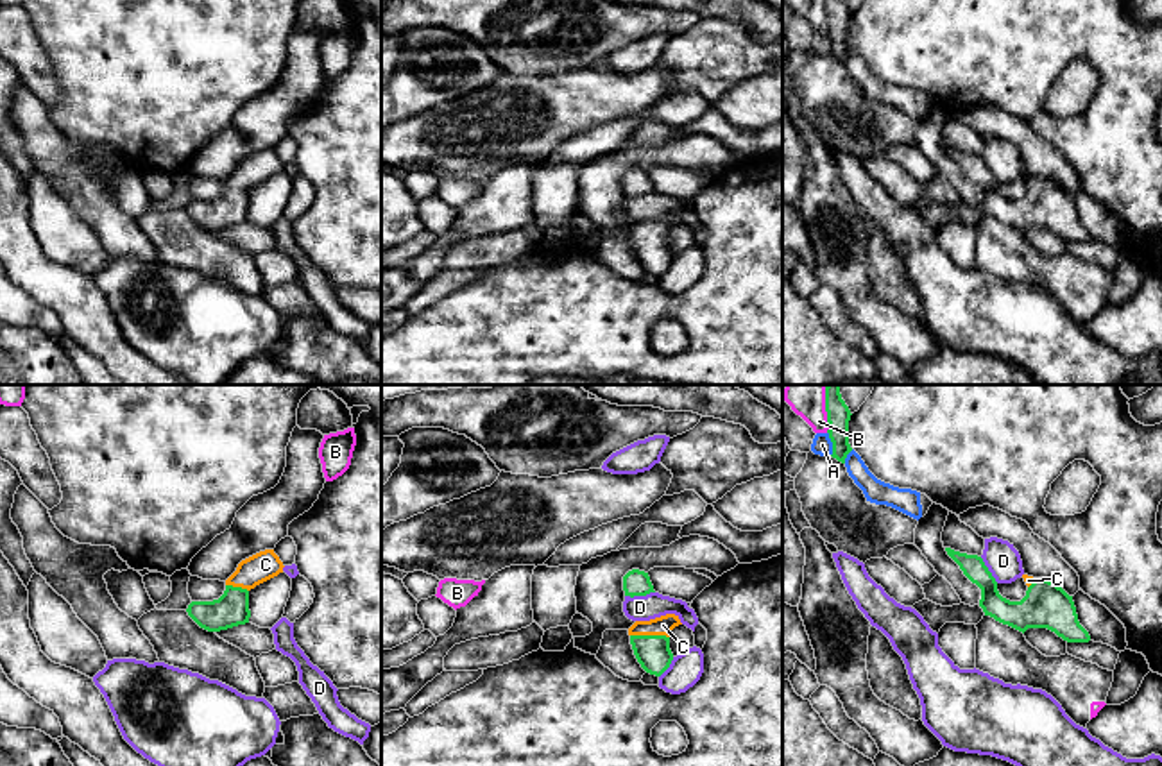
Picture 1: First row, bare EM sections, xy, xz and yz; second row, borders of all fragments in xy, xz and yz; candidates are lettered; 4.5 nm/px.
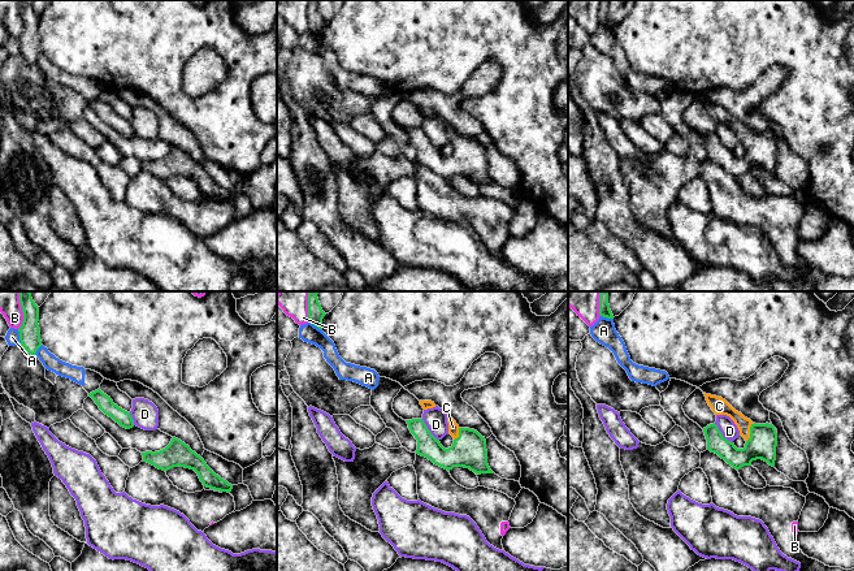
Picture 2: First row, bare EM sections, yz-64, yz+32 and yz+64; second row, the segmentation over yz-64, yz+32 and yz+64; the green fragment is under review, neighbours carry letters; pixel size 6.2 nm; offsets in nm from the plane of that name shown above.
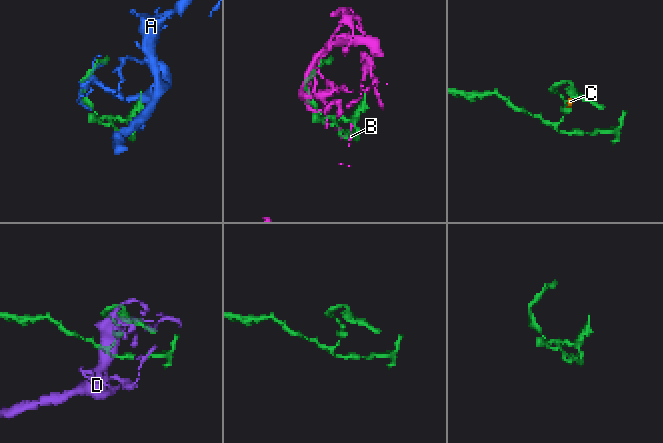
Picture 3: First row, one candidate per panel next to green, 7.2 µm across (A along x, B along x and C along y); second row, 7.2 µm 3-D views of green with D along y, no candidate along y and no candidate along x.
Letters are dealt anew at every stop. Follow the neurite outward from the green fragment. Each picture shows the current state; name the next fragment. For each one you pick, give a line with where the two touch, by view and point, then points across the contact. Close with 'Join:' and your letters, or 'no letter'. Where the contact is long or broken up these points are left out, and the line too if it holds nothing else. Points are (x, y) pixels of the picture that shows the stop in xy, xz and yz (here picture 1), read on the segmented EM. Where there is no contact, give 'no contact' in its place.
C: meets green in xz at (650, 636)
Join: C

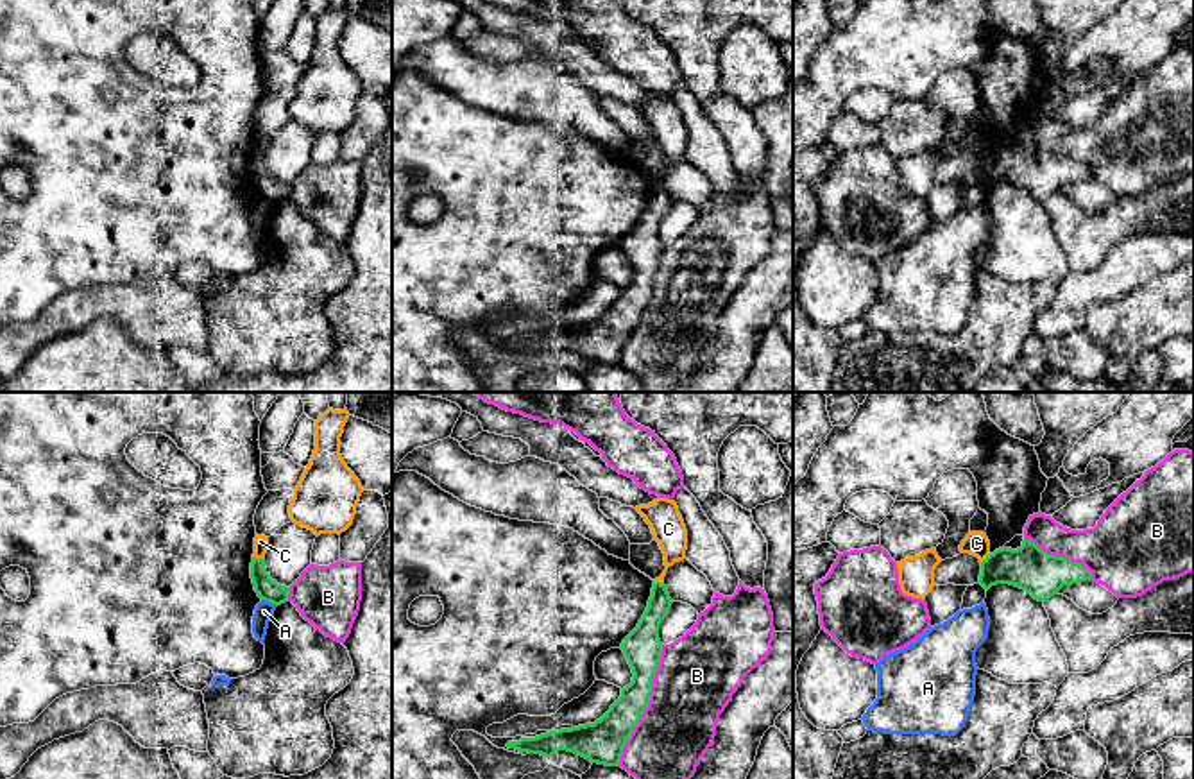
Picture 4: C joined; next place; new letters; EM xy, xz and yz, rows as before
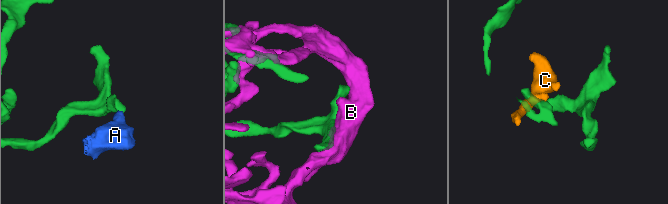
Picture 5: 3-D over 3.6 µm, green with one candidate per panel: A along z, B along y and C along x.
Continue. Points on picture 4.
Join: no letter

